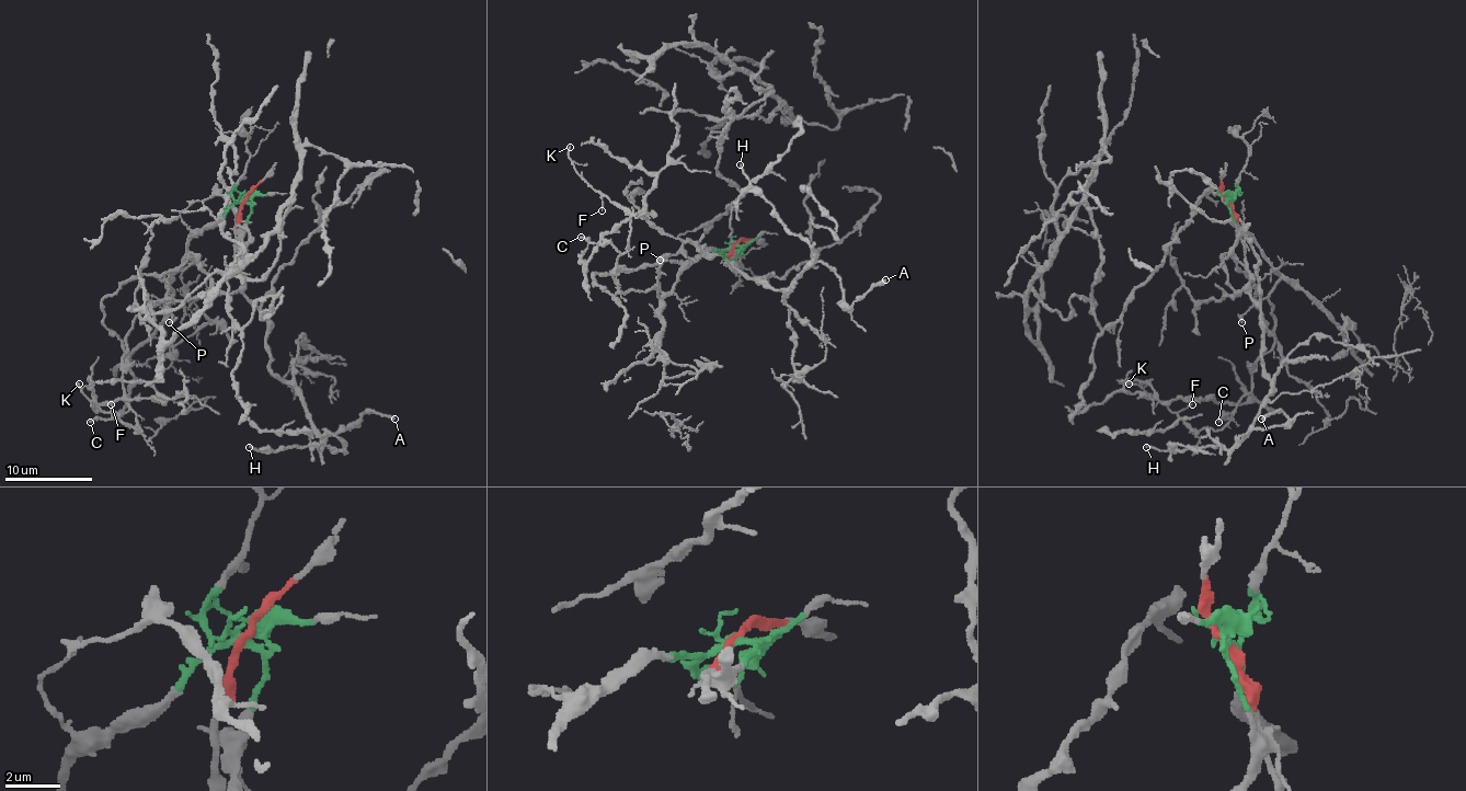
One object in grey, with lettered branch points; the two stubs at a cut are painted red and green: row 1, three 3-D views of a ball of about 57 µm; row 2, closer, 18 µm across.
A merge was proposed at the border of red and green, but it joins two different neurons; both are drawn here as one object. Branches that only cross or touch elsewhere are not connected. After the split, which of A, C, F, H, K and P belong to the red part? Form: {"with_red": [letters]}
{"with_red": ["A", "H"]}

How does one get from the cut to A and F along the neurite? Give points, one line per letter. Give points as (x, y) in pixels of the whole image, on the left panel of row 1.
A: (243, 201), (235, 266), (243, 295), (267, 323), (270, 369), (287, 380), (322, 435), (370, 411), (394, 417)
F: (243, 201), (189, 242), (169, 293), (127, 336), (123, 387), (138, 431), (112, 404)

